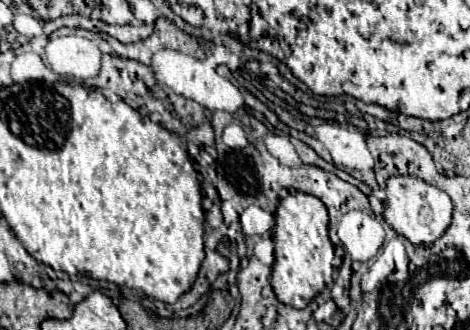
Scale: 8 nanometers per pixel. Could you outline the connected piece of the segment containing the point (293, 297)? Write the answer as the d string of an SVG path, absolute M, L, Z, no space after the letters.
M291 191L279 201L275 211L275 263L271 271L271 285L279 303L295 309L307 307L307 303L333 282L335 246L329 241L329 215L325 205L317 197L301 191Z

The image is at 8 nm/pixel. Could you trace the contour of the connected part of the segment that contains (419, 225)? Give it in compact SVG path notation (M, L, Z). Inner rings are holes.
M393 175L387 179L385 193L387 197L385 197L385 207L383 207L383 219L393 227L395 233L403 235L413 245L433 243L449 227L451 213L453 213L449 195L425 183L423 179L415 175Z

